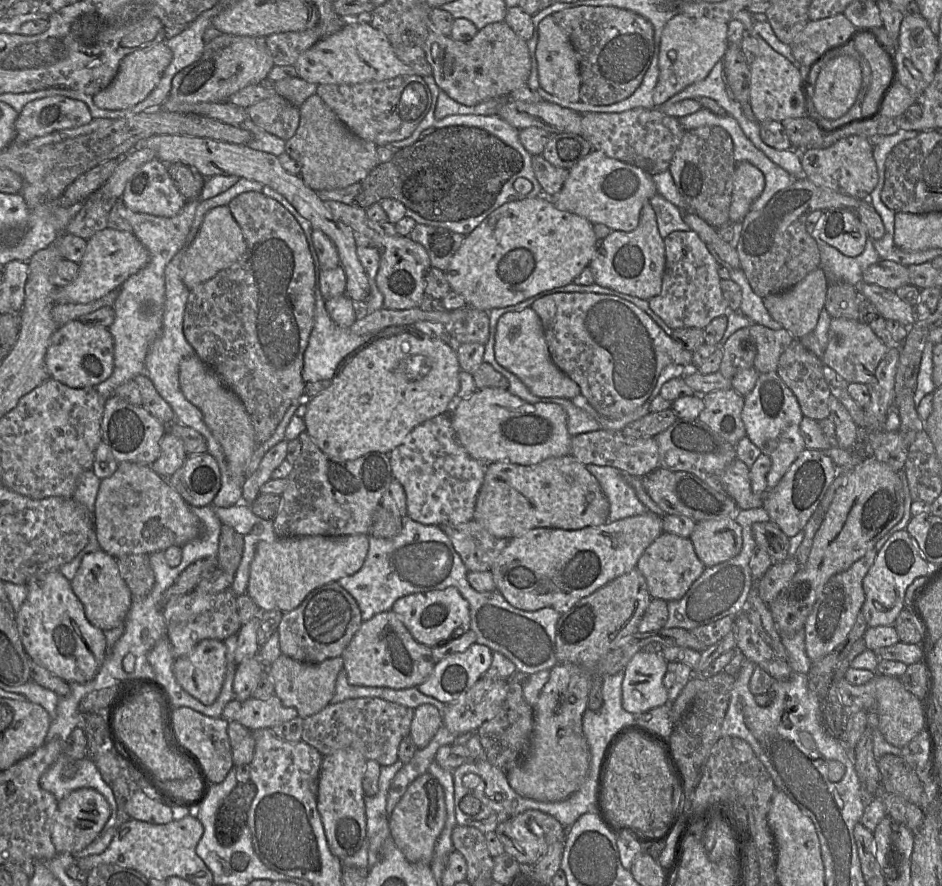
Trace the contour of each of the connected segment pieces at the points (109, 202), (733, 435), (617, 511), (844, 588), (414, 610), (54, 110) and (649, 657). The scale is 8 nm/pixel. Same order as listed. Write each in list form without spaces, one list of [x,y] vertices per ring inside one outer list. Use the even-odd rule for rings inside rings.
[[[136,147],[122,157],[110,178],[95,192],[90,194],[83,202],[80,211],[70,221],[66,232],[88,240],[96,232],[107,228],[107,219],[111,208],[120,200],[127,180],[135,171],[148,161],[156,159],[154,150],[146,147]]]
[[[731,388],[707,393],[703,395],[703,401],[705,407],[698,420],[733,445],[747,436],[741,418],[744,396]]]
[[[586,465],[587,470],[597,479],[610,504],[608,522],[645,514],[648,510],[638,499],[635,490],[626,482],[623,472],[614,467]]]
[[[874,546],[850,568],[833,575],[824,585],[804,625],[805,651],[812,662],[832,653],[847,640],[865,601],[863,579],[874,564],[876,556],[877,550]]]
[[[455,587],[401,597],[393,604],[391,611],[402,620],[417,642],[428,647],[470,630],[469,604]]]
[[[63,96],[31,101],[18,114],[16,137],[11,144],[27,144],[30,140],[55,131],[71,129],[93,120],[83,102]]]
[[[637,652],[624,669],[623,709],[640,714],[668,703],[667,689],[663,684],[666,669],[667,661],[661,652]]]

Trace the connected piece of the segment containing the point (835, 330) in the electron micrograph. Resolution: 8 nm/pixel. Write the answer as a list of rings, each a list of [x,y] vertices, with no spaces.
[[[832,318],[828,330],[828,343],[821,361],[848,383],[869,384],[889,348],[890,345],[883,343],[866,323],[860,320]]]

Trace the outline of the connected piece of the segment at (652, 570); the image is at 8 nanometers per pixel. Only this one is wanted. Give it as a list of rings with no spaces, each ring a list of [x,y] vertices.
[[[663,532],[646,548],[638,560],[636,568],[645,577],[647,588],[652,598],[672,601],[681,599],[706,567],[697,557],[694,546],[689,538]]]

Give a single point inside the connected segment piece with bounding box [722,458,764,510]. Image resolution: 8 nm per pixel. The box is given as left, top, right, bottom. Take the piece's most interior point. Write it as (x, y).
(736, 482)

